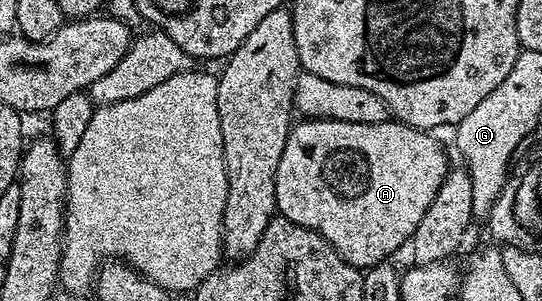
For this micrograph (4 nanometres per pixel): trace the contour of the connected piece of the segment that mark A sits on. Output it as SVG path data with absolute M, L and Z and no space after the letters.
M302 119L289 129L283 158L275 178L277 212L299 226L315 230L351 266L370 268L382 263L396 248L412 241L415 226L427 214L427 206L439 194L451 161L445 157L436 135L400 122L352 124L338 120Z

